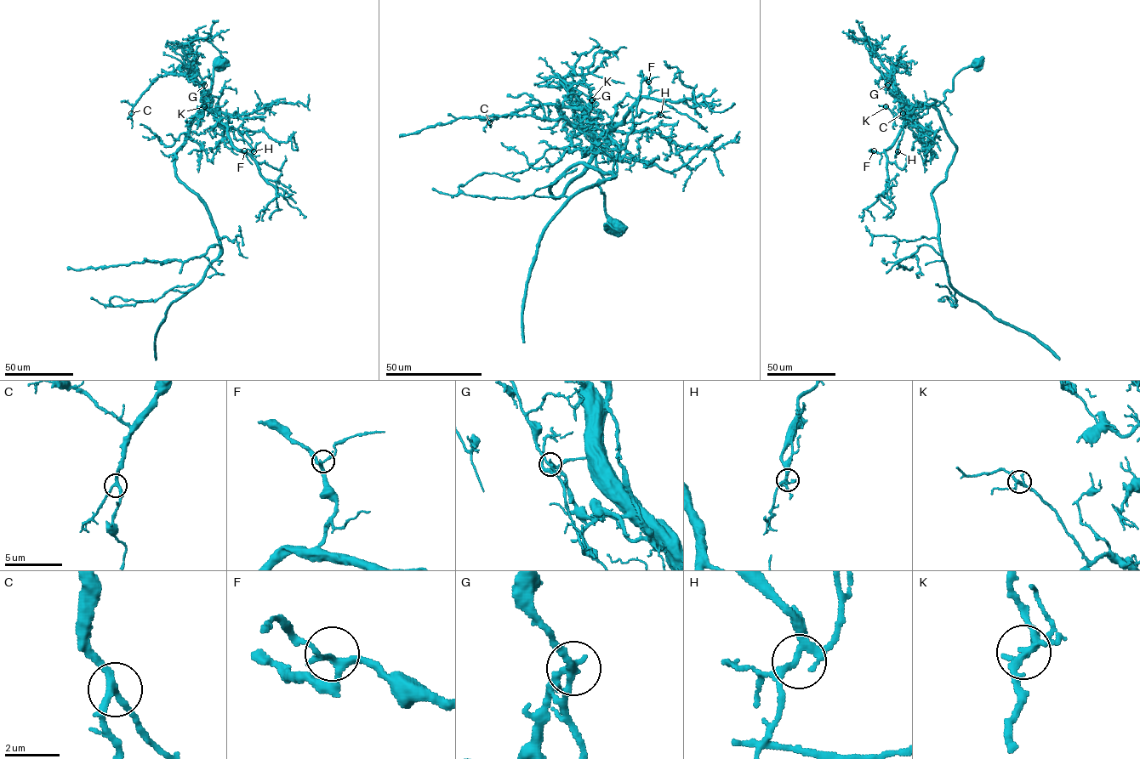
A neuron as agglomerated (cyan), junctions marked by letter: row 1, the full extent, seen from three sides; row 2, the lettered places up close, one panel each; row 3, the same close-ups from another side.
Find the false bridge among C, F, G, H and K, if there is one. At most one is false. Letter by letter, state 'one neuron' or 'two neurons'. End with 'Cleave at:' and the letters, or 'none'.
C: one neuron
F: one neuron
G: two neurons
H: one neuron
K: one neuron
Cleave at: G

